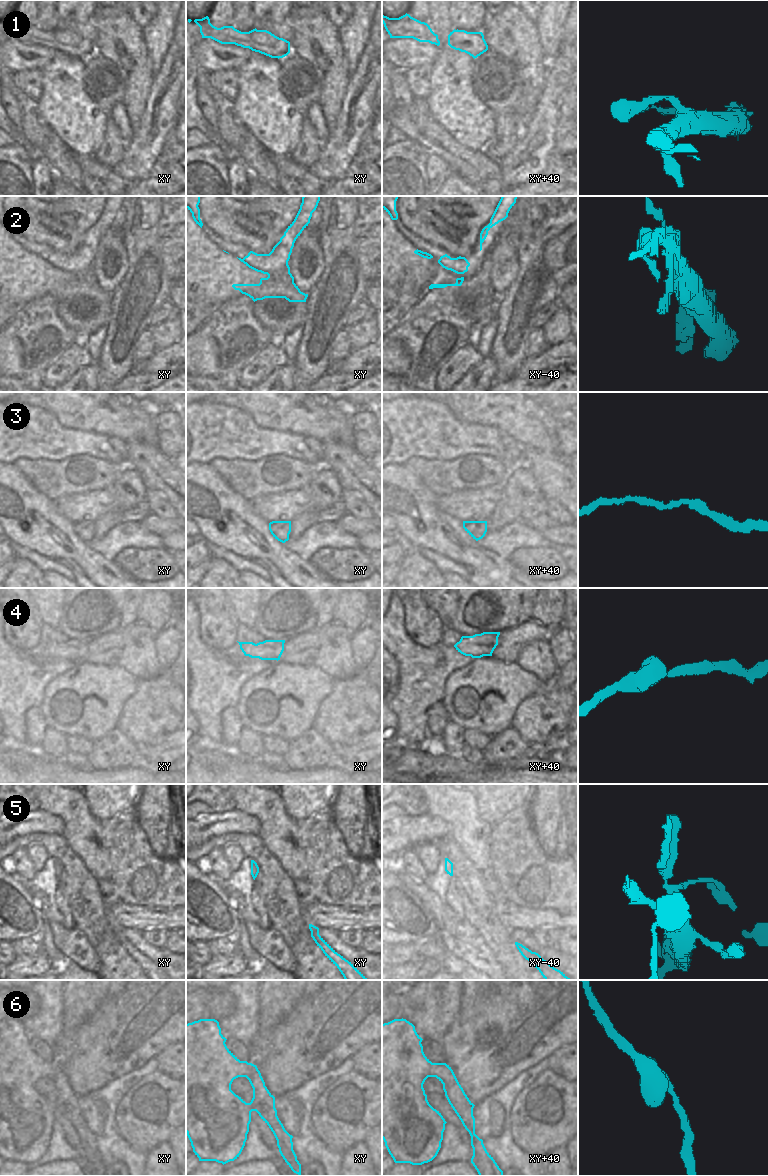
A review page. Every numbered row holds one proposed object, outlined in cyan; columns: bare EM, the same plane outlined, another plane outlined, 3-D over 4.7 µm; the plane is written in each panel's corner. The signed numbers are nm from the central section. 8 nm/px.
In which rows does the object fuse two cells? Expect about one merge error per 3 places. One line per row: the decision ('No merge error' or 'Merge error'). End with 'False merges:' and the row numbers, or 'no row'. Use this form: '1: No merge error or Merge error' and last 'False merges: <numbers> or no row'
1: No merge error
2: No merge error
3: No merge error
4: No merge error
5: No merge error
6: No merge error
False merges: no row

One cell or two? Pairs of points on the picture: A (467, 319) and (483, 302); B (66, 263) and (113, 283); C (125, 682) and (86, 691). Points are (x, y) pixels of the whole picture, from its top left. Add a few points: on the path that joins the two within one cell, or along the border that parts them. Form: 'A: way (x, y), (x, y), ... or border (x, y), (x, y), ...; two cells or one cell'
A: way (471, 315), (480, 306); one cell
B: border (94, 253), (92, 266), (97, 282), (111, 294); two cells
C: way (115, 685), (101, 691), (96, 691); one cell

